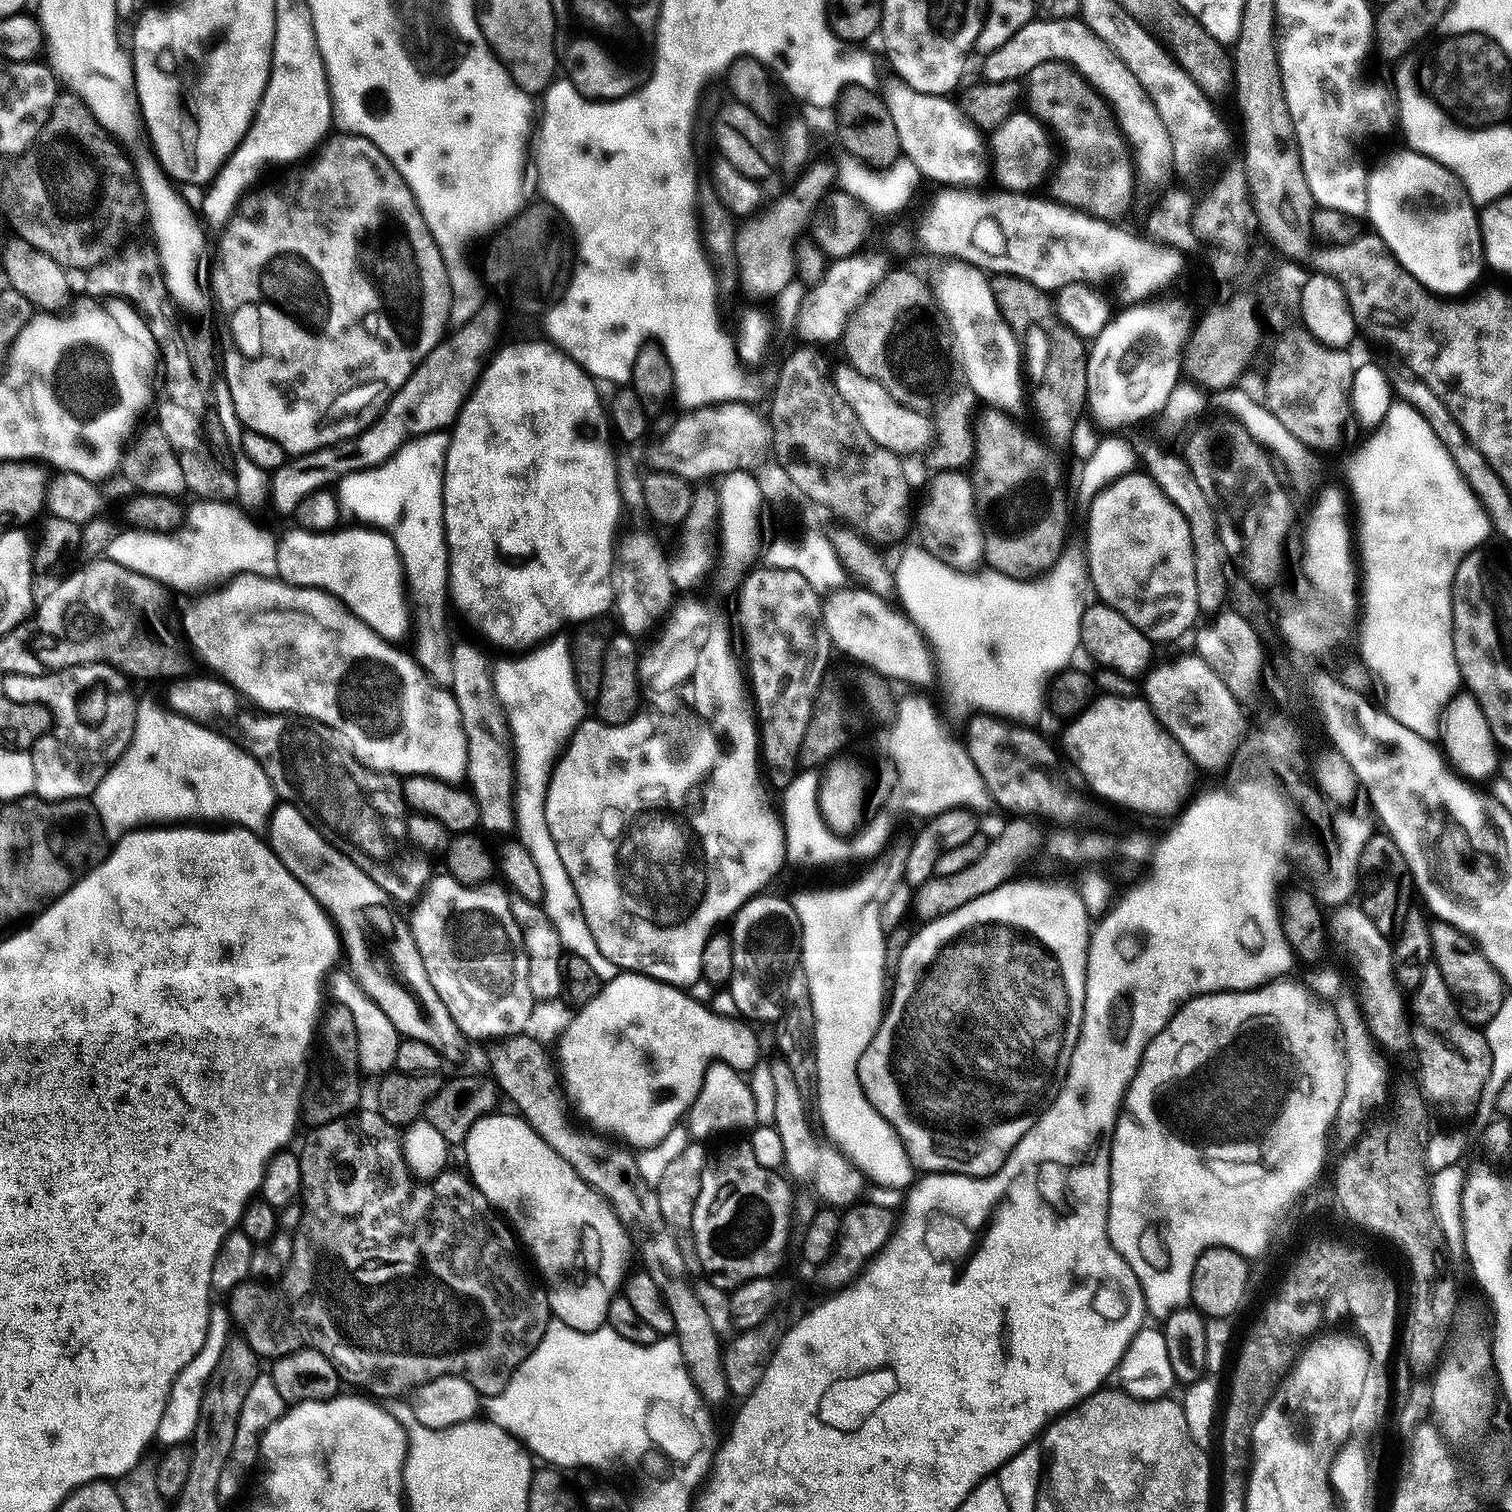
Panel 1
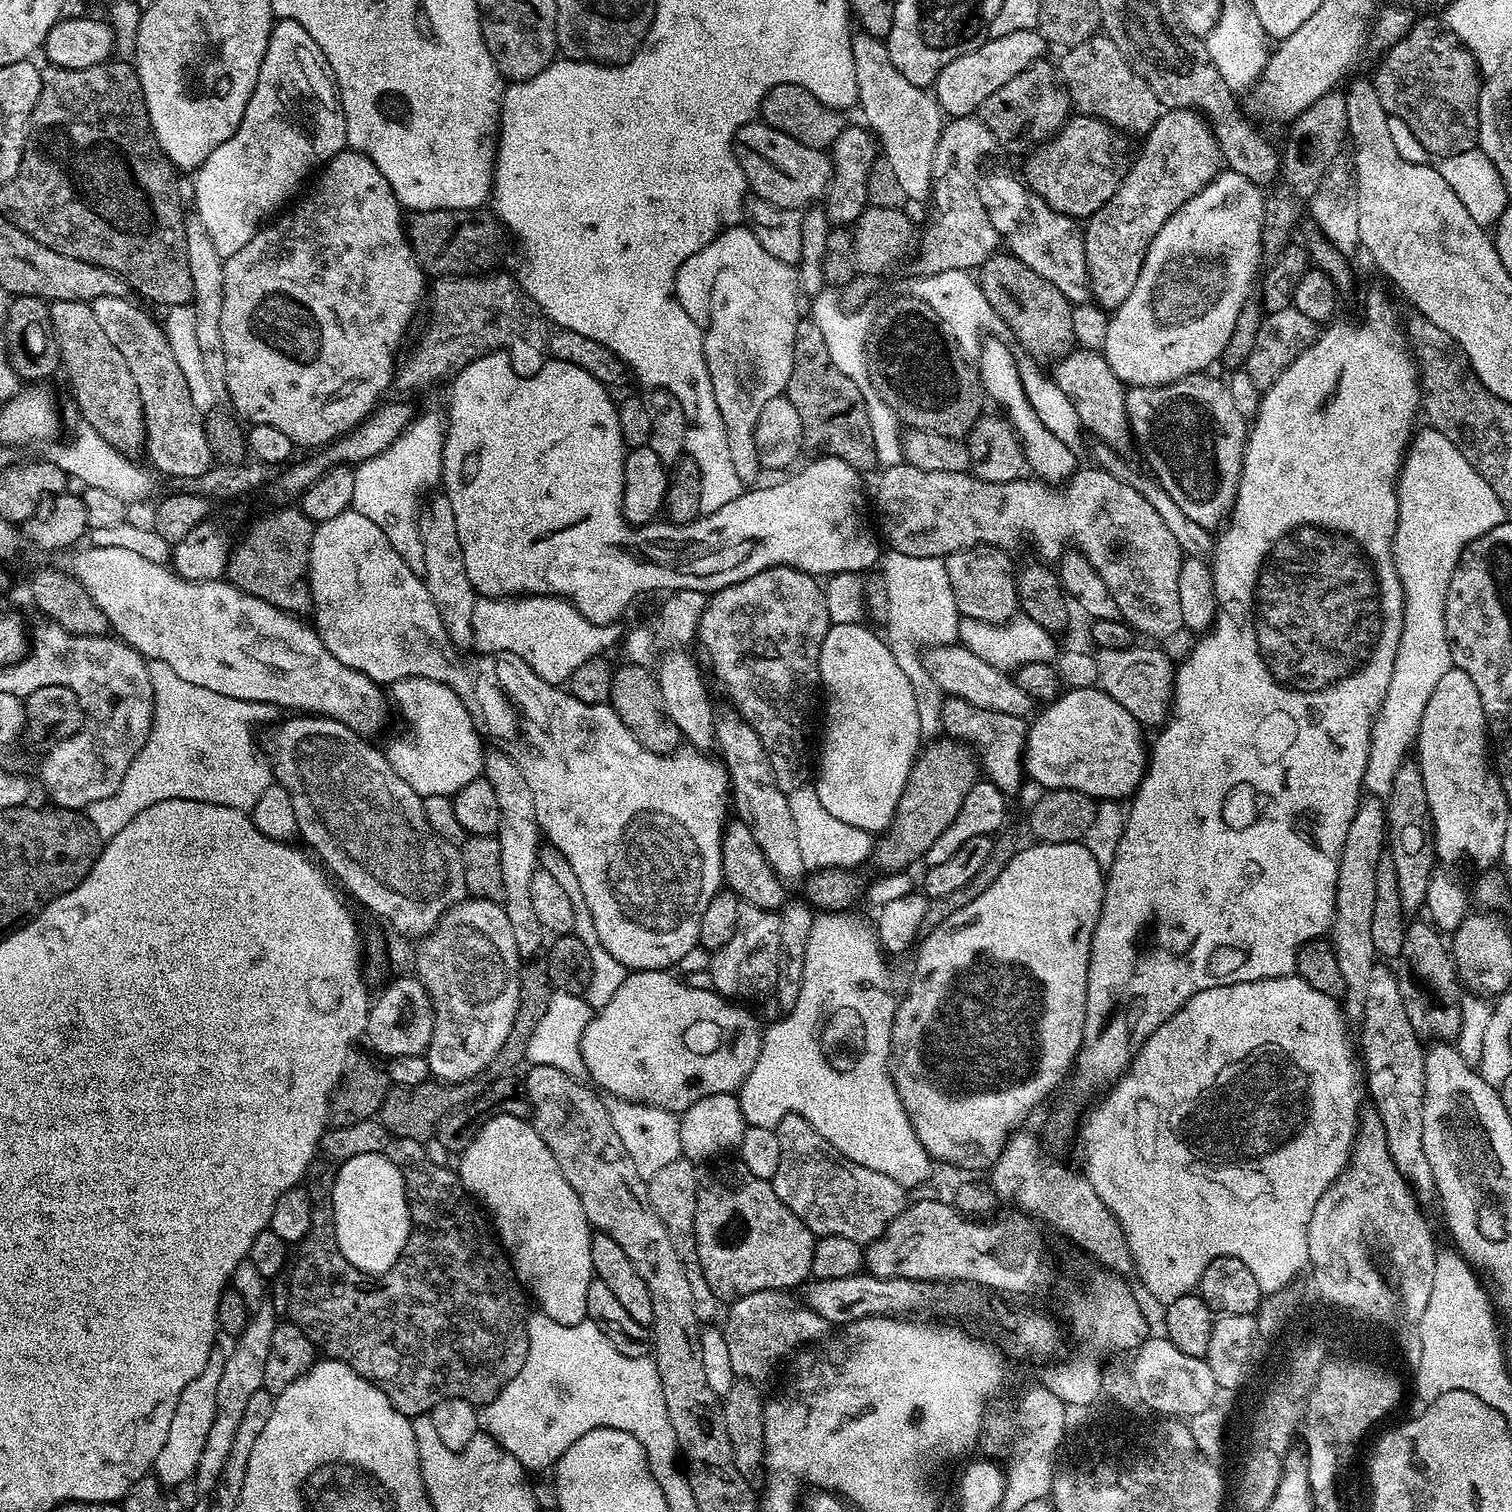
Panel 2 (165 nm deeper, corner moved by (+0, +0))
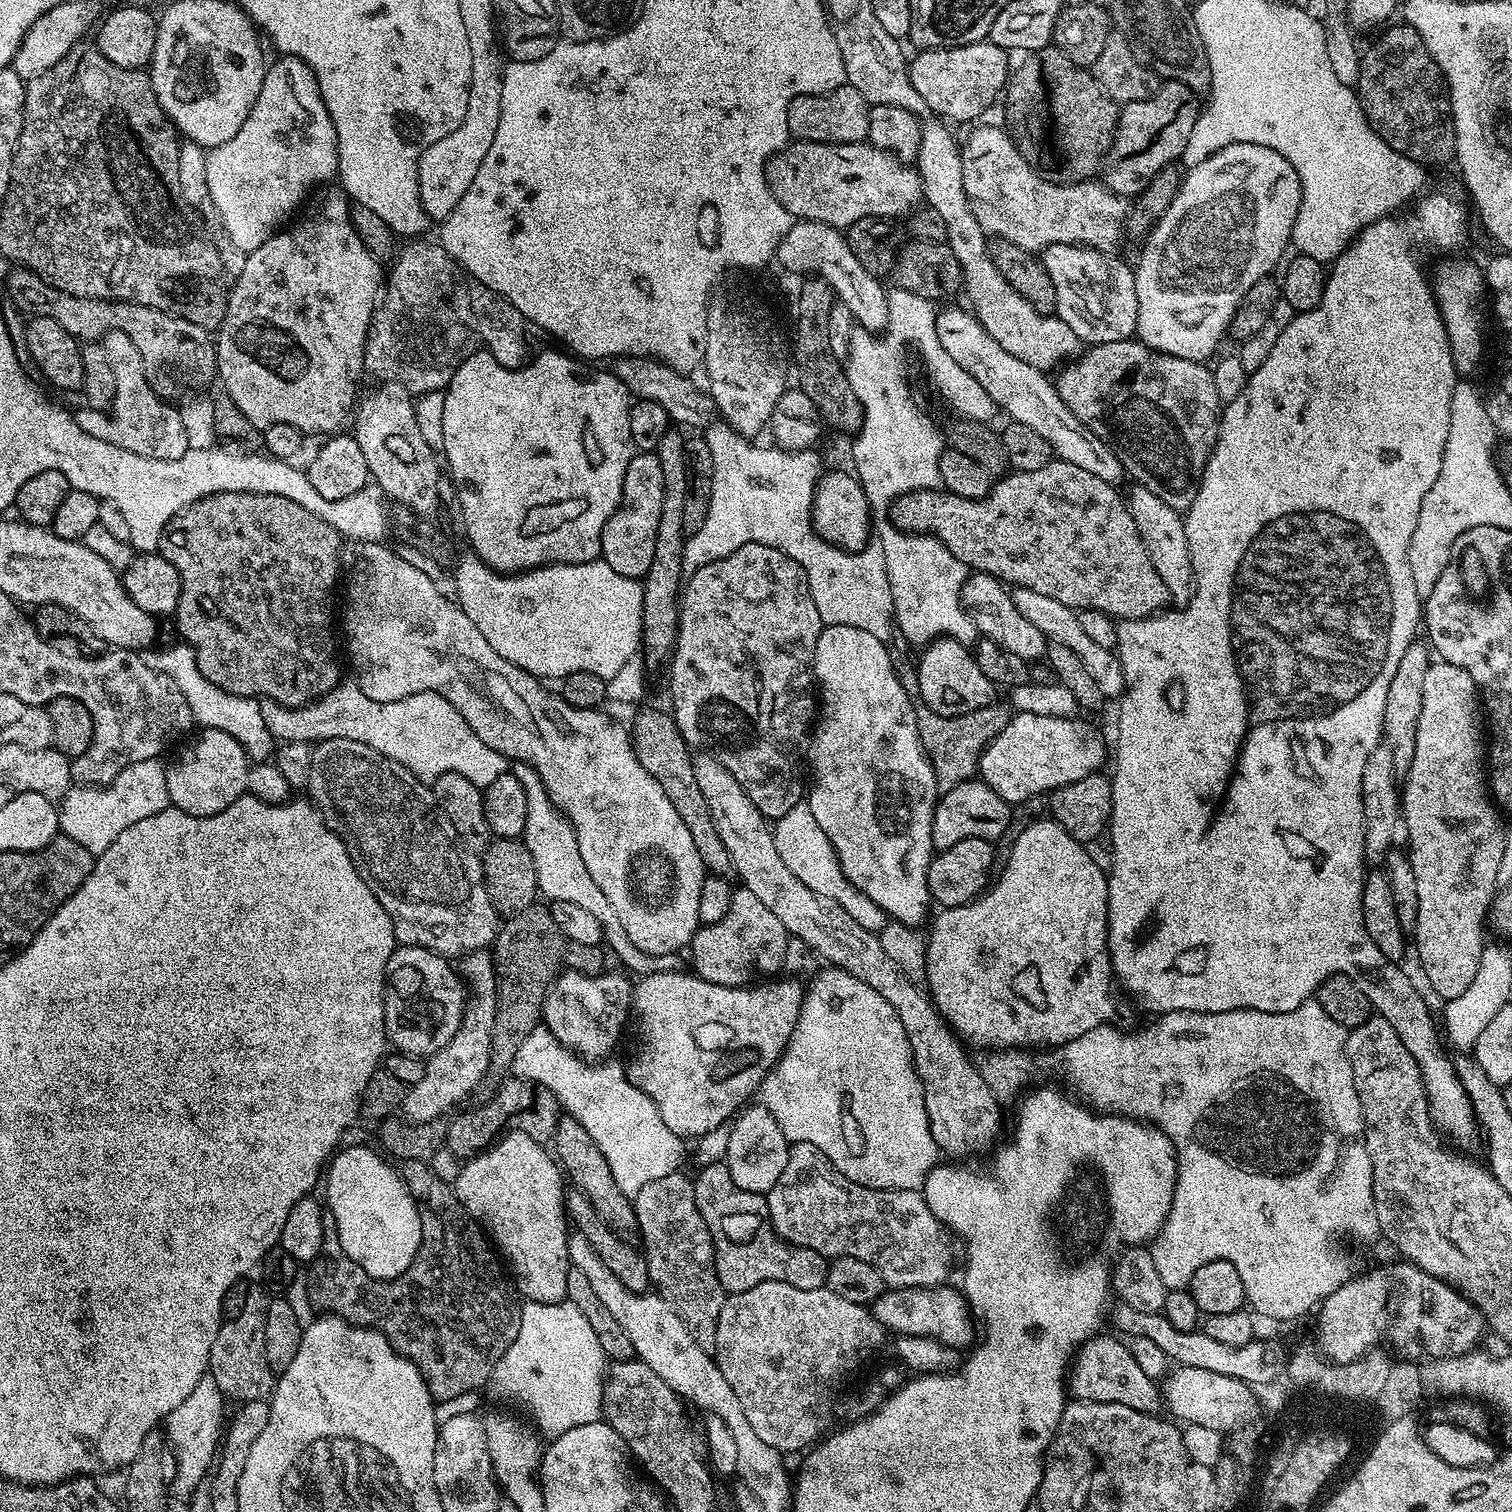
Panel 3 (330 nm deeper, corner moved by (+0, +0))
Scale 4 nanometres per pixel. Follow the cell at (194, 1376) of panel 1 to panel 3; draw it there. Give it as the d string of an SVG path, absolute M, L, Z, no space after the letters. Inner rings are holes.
M206 1374L172 1408L166 1421L166 1435L172 1443L176 1455L176 1473L170 1489L171 1495L181 1502L187 1501L198 1490L198 1486L209 1479L214 1465L218 1459L218 1449L222 1443L222 1433L226 1428L226 1412L224 1416L226 1398L222 1390L218 1390L218 1382L210 1374Z

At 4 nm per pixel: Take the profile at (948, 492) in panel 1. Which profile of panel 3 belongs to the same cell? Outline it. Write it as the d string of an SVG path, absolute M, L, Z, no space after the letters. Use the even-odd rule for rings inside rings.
M972 572L968 581L962 586L960 600L968 611L968 616L974 622L977 633L985 640L992 640L1002 650L1010 650L1010 654L1018 654L1018 658L1035 662L1046 652L1046 641L1042 630L1026 622L1022 614L1014 606L1011 593L997 577L985 572Z

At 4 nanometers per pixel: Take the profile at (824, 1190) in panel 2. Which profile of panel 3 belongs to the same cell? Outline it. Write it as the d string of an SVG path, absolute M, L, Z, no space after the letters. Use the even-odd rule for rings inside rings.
M798 1142L797 1144L789 1143L788 1157L786 1158L786 1170L782 1170L782 1178L774 1182L774 1186L767 1192L768 1198L768 1217L772 1223L772 1228L778 1233L787 1244L793 1244L799 1248L809 1248L826 1258L835 1258L845 1256L846 1258L859 1258L862 1262L874 1266L878 1274L882 1274L885 1285L888 1288L939 1288L945 1283L948 1271L952 1268L952 1248L948 1245L945 1229L939 1220L934 1218L930 1206L926 1206L923 1195L919 1191L911 1192L910 1190L890 1190L889 1188L871 1188L870 1186L858 1186L858 1182L850 1182L846 1174L842 1174L818 1150L818 1146L810 1146L810 1142Z

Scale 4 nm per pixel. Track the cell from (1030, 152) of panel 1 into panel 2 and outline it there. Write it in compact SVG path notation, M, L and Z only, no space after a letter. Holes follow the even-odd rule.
M1073 115L1051 140L1027 153L1023 179L1032 191L1063 216L1093 216L1110 202L1110 198L1114 198L1122 179L1120 155L1124 152L1124 144L1116 139L1120 139L1118 133L1107 120Z

